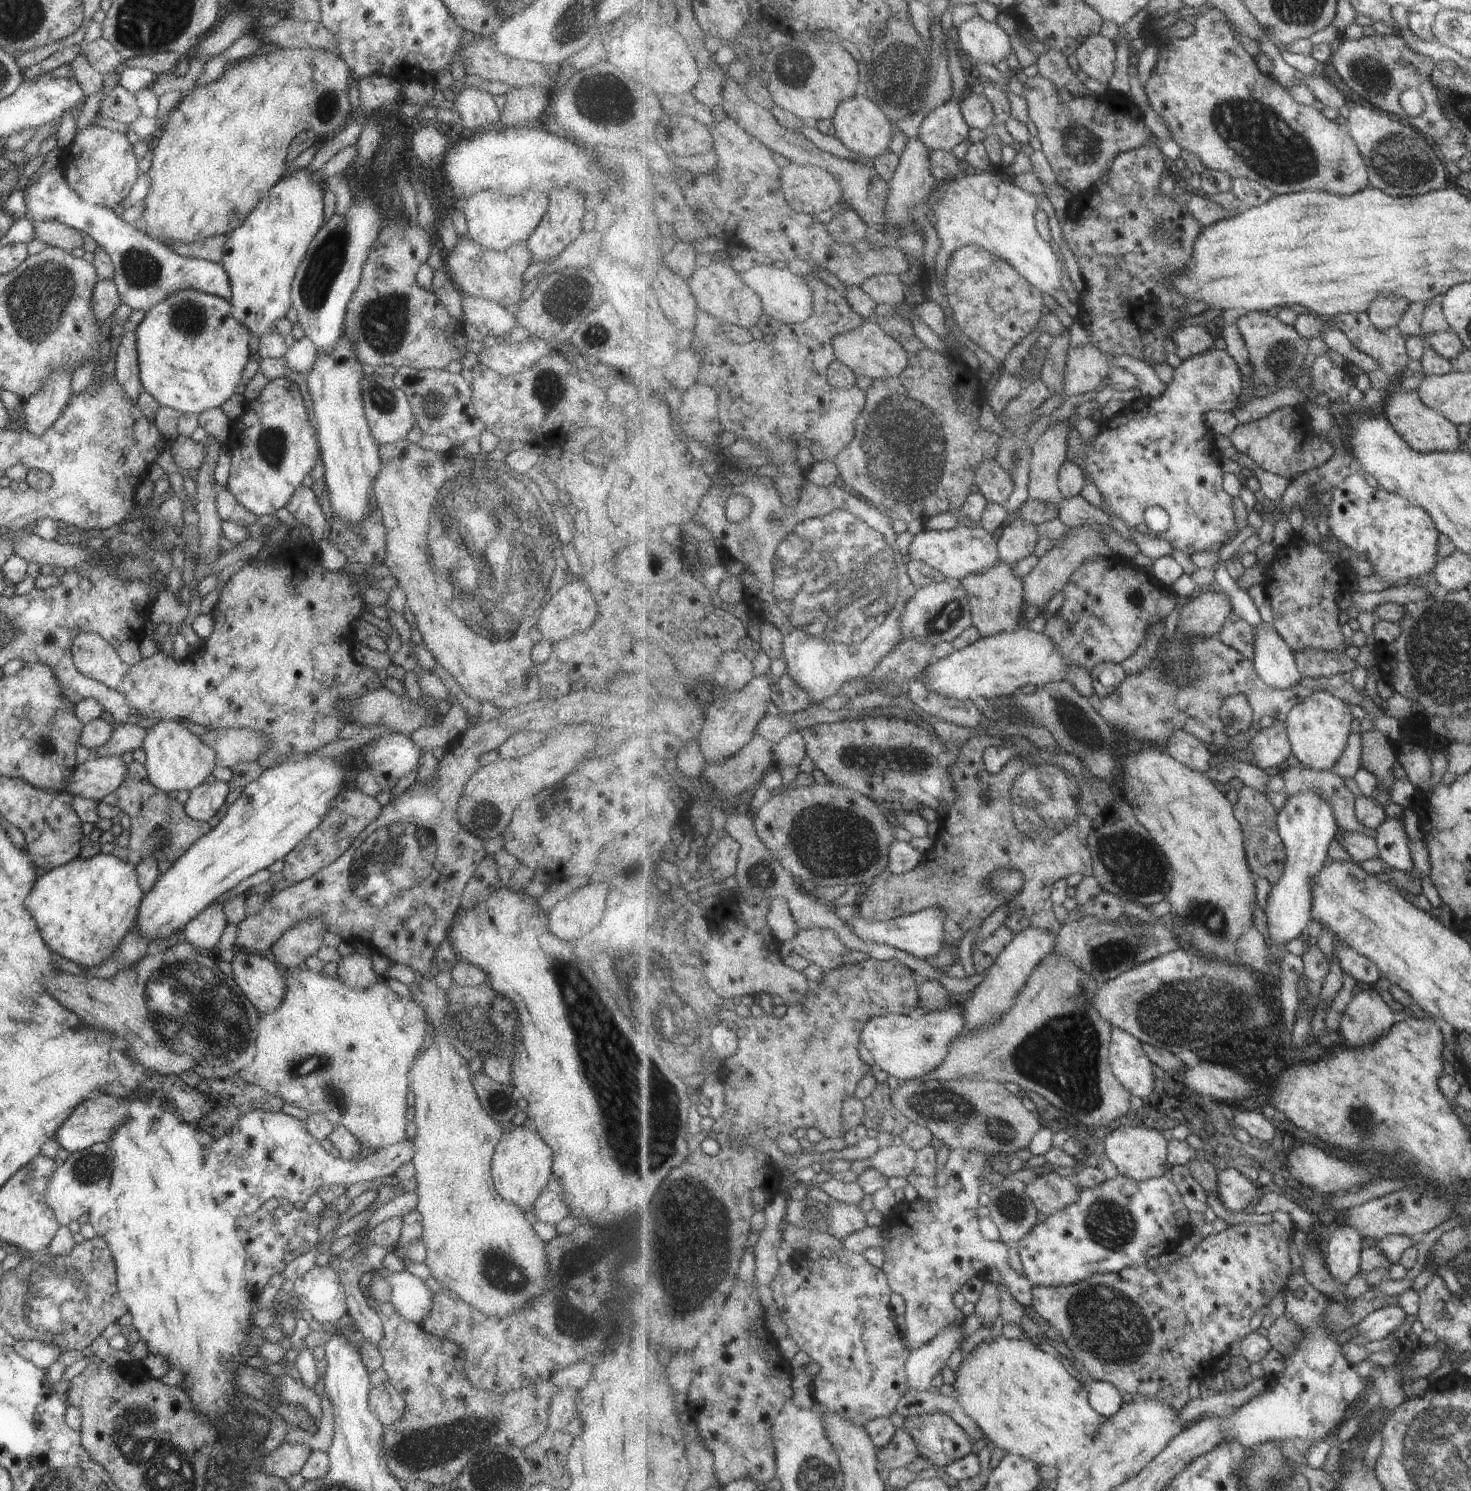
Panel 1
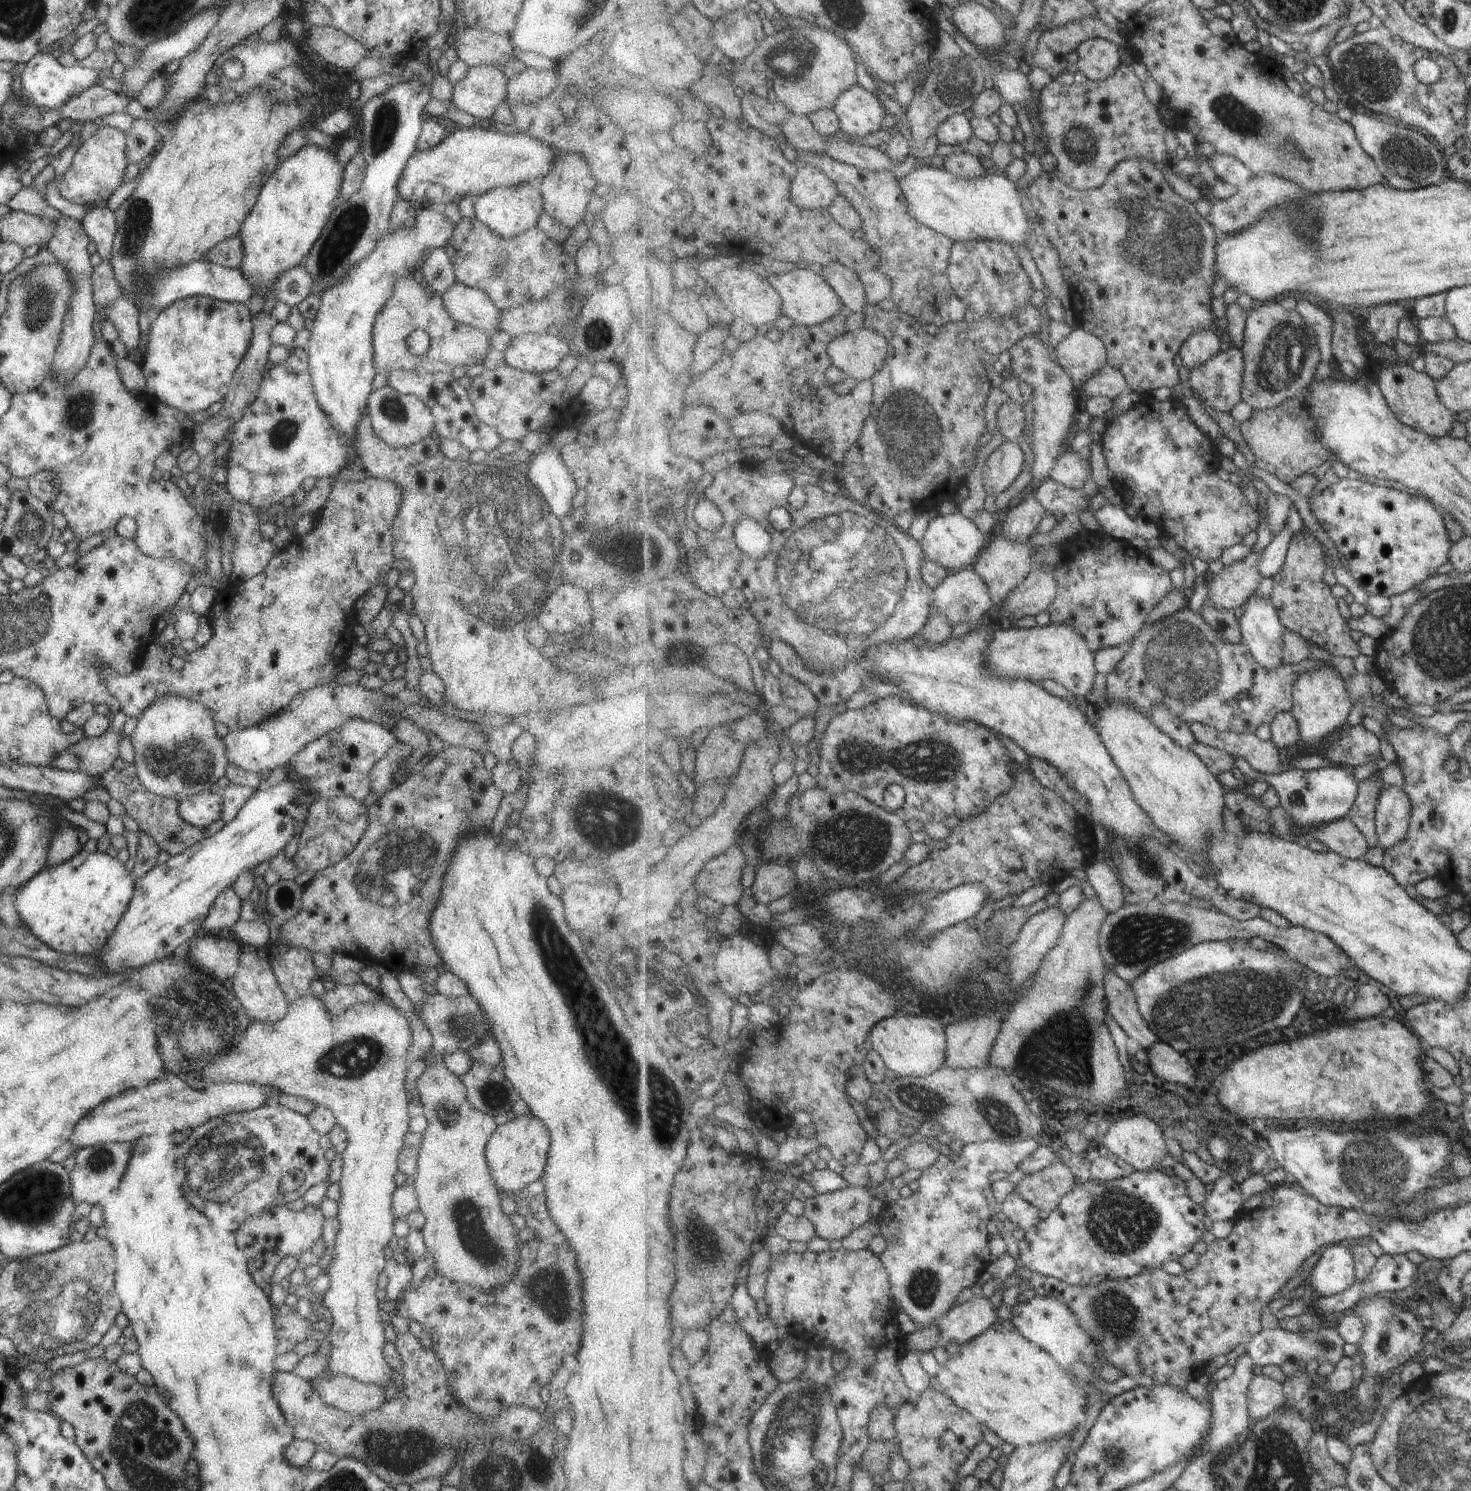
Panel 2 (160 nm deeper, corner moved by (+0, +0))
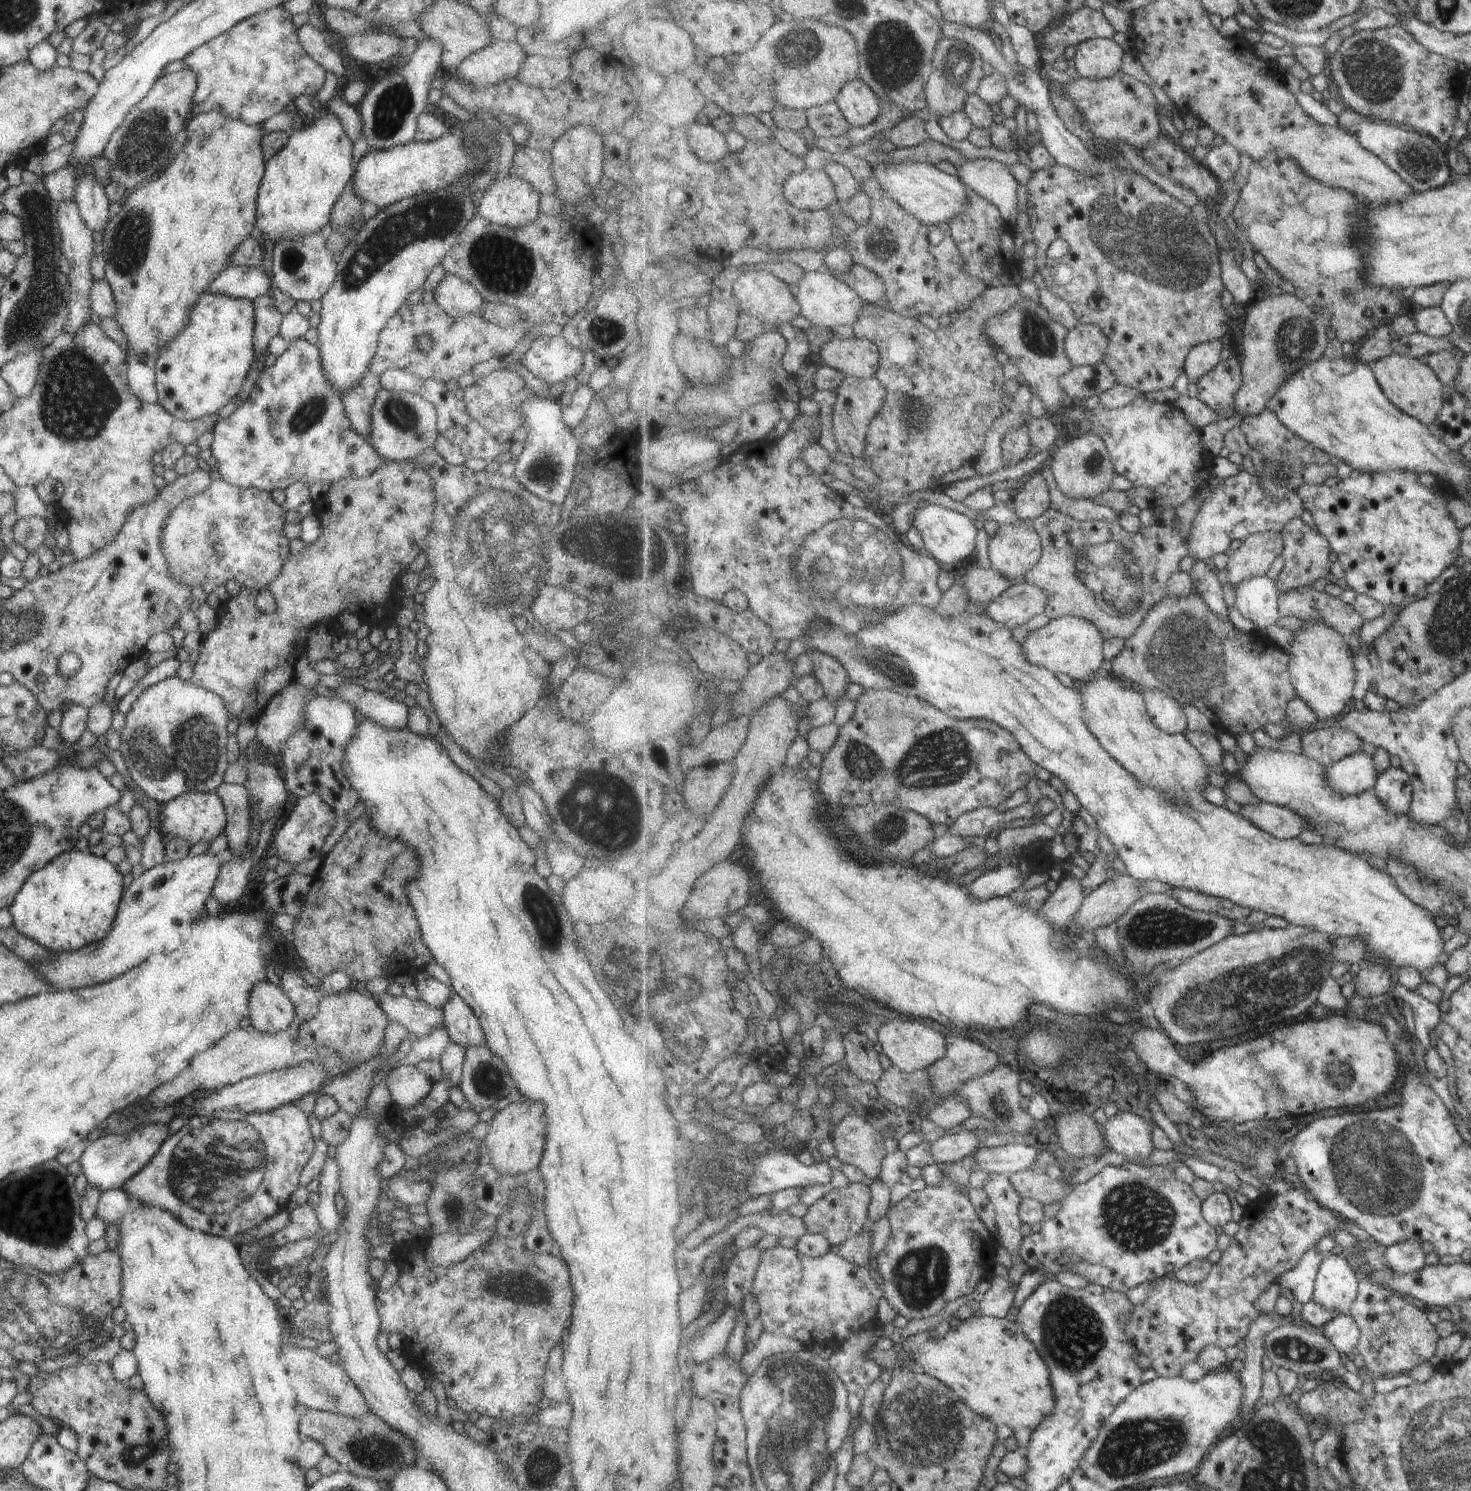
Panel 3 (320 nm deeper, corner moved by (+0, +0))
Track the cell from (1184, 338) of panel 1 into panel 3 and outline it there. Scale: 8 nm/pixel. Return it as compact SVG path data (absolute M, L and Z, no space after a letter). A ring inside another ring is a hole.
M1220 340L1194 347L1187 357L1187 375L1192 383L1200 382L1206 374L1212 373L1223 361L1224 344Z

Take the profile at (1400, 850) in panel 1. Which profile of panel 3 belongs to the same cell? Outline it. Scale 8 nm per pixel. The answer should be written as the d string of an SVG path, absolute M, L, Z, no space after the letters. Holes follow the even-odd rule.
M1391 767L1388 772L1381 774L1375 790L1390 812L1396 812L1400 816L1411 814L1415 792L1404 768Z

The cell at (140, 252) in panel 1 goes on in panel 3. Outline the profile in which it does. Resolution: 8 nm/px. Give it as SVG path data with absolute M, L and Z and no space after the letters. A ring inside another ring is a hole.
M229 265L216 272L216 278L206 286L206 293L254 301L270 290L270 278L261 267Z

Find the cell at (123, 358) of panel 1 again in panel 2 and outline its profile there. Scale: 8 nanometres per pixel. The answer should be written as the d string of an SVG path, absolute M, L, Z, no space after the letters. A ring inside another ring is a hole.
M125 297L118 298L106 306L104 317L114 323L120 342L128 350L128 357L134 354L142 336L137 306Z

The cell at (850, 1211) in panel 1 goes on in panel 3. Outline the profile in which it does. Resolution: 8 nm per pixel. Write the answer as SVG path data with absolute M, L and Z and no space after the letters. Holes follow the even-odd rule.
M852 1183L848 1188L833 1189L810 1207L804 1218L809 1233L823 1235L832 1245L840 1248L852 1238L860 1236L870 1225L871 1206L874 1202L871 1184Z

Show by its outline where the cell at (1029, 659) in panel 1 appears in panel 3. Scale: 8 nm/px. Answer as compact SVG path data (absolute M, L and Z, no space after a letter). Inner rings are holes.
M1063 615L1061 618L1051 620L1049 625L1030 632L1028 640L1022 642L1026 656L1038 668L1048 668L1056 674L1066 674L1072 678L1077 686L1092 682L1096 676L1103 673L1102 664L1106 662L1104 654L1104 634L1101 628L1084 617Z

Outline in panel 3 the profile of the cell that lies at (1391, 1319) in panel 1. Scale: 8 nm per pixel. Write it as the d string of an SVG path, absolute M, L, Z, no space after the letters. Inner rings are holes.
M1342 1314L1332 1320L1323 1328L1323 1334L1336 1344L1342 1354L1355 1353L1362 1342L1360 1326L1351 1315Z

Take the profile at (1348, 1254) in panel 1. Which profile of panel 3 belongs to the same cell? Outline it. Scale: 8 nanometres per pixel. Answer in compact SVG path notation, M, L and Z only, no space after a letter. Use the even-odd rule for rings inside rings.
M1333 1251L1326 1256L1316 1284L1315 1302L1351 1315L1352 1306L1359 1300L1360 1277L1344 1254Z

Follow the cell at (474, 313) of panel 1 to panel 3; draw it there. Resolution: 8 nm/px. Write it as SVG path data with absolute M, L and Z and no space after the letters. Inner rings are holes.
M448 273L434 288L434 301L452 317L478 315L484 298L468 282Z

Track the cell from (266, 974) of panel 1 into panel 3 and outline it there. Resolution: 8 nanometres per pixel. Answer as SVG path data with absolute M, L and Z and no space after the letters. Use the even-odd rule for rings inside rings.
M268 978L260 980L250 992L250 1020L260 1032L276 1034L288 1028L295 1018L295 1009L284 990Z

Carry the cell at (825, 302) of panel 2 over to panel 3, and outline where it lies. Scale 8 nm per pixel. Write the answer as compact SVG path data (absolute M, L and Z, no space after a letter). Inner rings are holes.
M827 269L805 272L802 280L796 285L796 300L800 302L803 312L812 325L826 329L836 329L838 326L854 327L858 324L864 306L867 301L860 296L854 288L845 284L842 280Z

